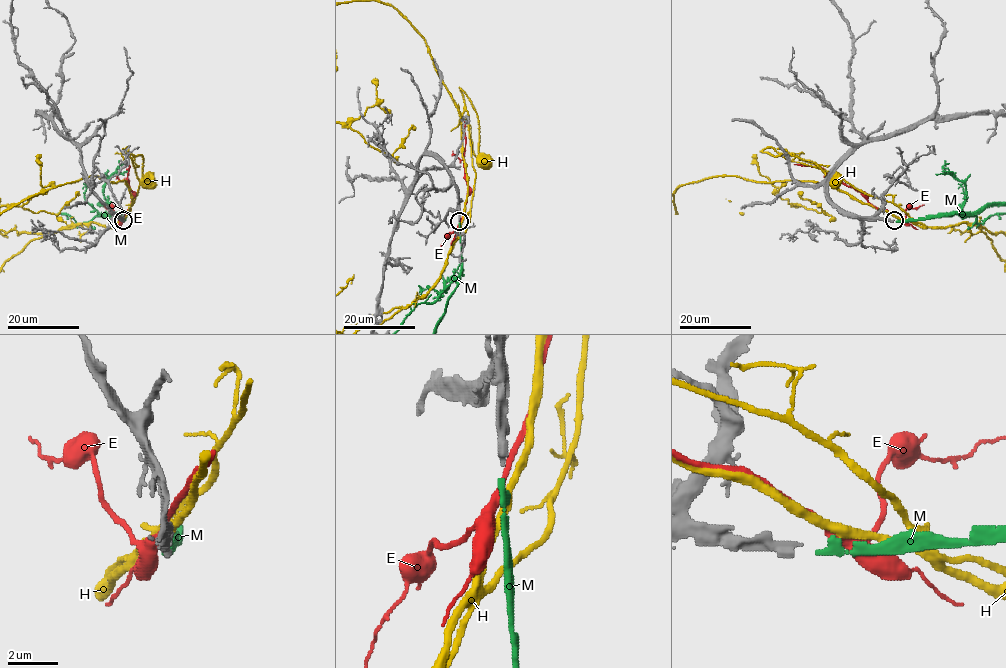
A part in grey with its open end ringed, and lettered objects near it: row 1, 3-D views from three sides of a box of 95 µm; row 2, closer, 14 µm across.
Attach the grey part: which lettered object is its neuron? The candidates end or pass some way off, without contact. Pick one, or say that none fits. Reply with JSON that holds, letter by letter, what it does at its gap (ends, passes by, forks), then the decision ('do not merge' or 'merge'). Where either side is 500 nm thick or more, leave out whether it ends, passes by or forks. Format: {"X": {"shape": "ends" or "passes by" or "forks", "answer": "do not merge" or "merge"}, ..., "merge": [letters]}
{"E": {"shape": "passes by", "answer": "do not merge"}, "H": {"shape": "passes by", "answer": "do not merge"}, "M": {"shape": "ends", "answer": "merge"}, "merge": ["M"]}

